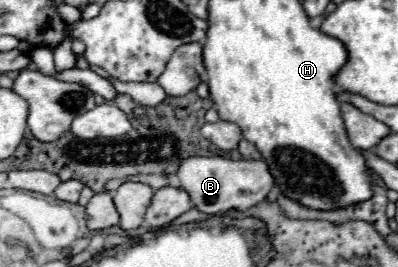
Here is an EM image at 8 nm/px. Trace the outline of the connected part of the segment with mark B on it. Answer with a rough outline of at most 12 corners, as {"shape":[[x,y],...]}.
{"shape":[[184,158],[174,178],[208,216],[248,210],[274,186],[264,160]]}

